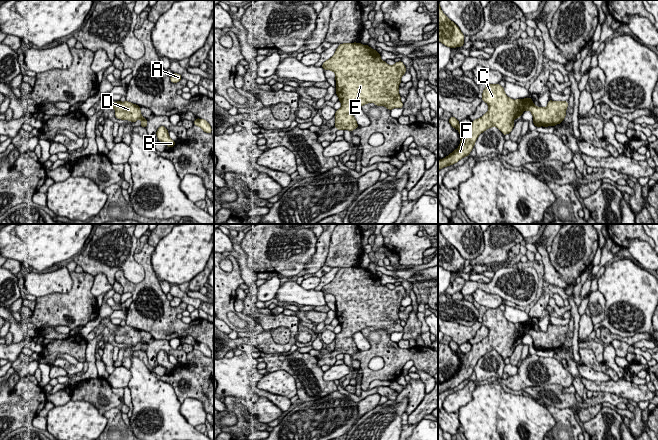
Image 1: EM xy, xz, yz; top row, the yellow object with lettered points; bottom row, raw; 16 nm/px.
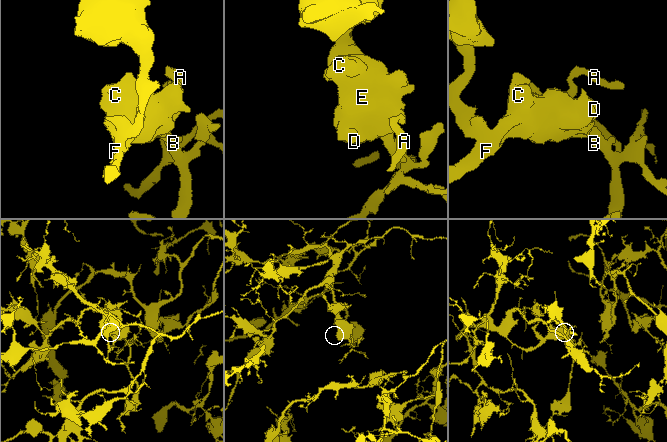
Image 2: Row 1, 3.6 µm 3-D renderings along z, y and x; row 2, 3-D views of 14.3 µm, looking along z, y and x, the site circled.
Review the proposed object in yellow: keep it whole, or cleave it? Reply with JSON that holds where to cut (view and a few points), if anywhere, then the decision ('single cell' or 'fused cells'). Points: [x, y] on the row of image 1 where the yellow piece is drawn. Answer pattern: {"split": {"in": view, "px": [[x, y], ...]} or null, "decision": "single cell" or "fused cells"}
{"split": null, "decision": "single cell"}

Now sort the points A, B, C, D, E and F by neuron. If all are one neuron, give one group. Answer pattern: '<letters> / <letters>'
A B C D E F

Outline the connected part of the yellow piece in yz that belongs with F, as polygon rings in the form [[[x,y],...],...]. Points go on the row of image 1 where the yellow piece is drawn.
[[[487,84],[483,90],[482,101],[486,102],[489,109],[481,118],[472,121],[471,127],[463,130],[455,117],[449,118],[451,126],[459,131],[461,142],[459,147],[447,157],[438,160],[438,171],[446,166],[457,163],[468,156],[474,147],[478,136],[491,127],[497,127],[505,136],[509,134],[515,124],[513,121],[520,118],[525,110],[533,115],[533,123],[536,127],[555,126],[565,119],[567,101],[548,101],[546,108],[536,107],[532,98],[513,100],[509,98],[500,84]]]

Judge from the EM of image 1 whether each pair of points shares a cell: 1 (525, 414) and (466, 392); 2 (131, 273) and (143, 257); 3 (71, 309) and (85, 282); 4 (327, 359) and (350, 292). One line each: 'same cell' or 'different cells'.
1: different cells
2: different cells
3: same cell
4: same cell

